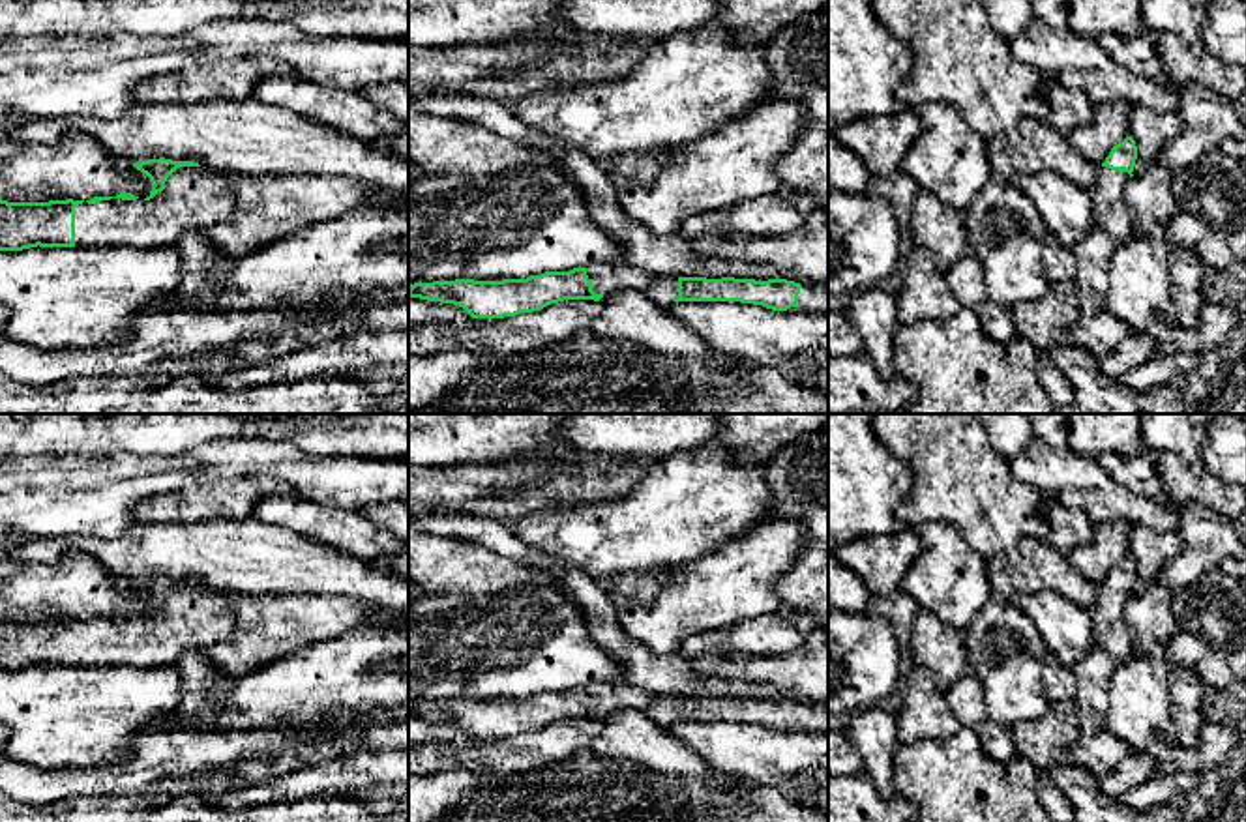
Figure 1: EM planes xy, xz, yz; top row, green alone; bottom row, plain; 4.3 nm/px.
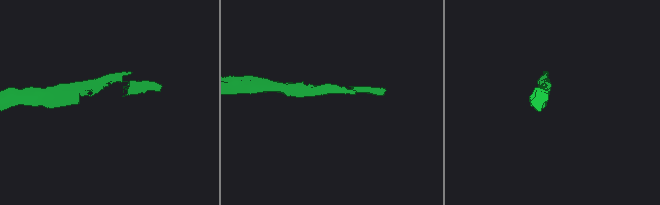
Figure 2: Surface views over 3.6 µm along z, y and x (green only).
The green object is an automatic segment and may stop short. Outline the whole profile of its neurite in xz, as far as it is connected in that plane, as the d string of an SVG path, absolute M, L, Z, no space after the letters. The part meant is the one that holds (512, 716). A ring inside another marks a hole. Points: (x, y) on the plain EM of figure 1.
M626 682L545 691L527 698L414 702L408 706L408 715L459 725L472 738L504 738L564 719L600 721L616 710L637 710L663 727L673 721L740 721L772 730L828 732L828 702L656 695Z

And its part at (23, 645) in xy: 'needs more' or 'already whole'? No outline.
needs more

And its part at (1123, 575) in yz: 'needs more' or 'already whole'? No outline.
needs more

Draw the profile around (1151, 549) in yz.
M1134 524L1128 537L1130 556L1137 565L1134 595L1158 582L1164 567L1182 552L1182 541L1177 532L1158 532L1143 524Z

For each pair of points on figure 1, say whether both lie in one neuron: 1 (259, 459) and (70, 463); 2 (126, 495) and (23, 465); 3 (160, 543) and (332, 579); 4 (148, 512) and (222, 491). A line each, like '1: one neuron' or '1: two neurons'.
1: one neuron
2: two neurons
3: one neuron
4: one neuron

